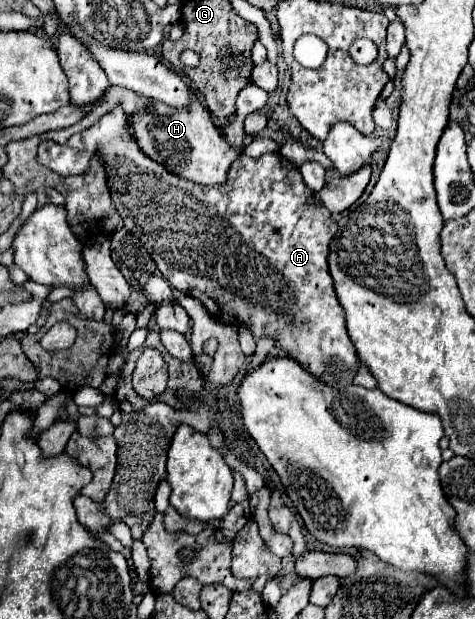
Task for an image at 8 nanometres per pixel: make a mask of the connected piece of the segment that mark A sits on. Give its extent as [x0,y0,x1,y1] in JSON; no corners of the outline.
[36,105,358,387]

